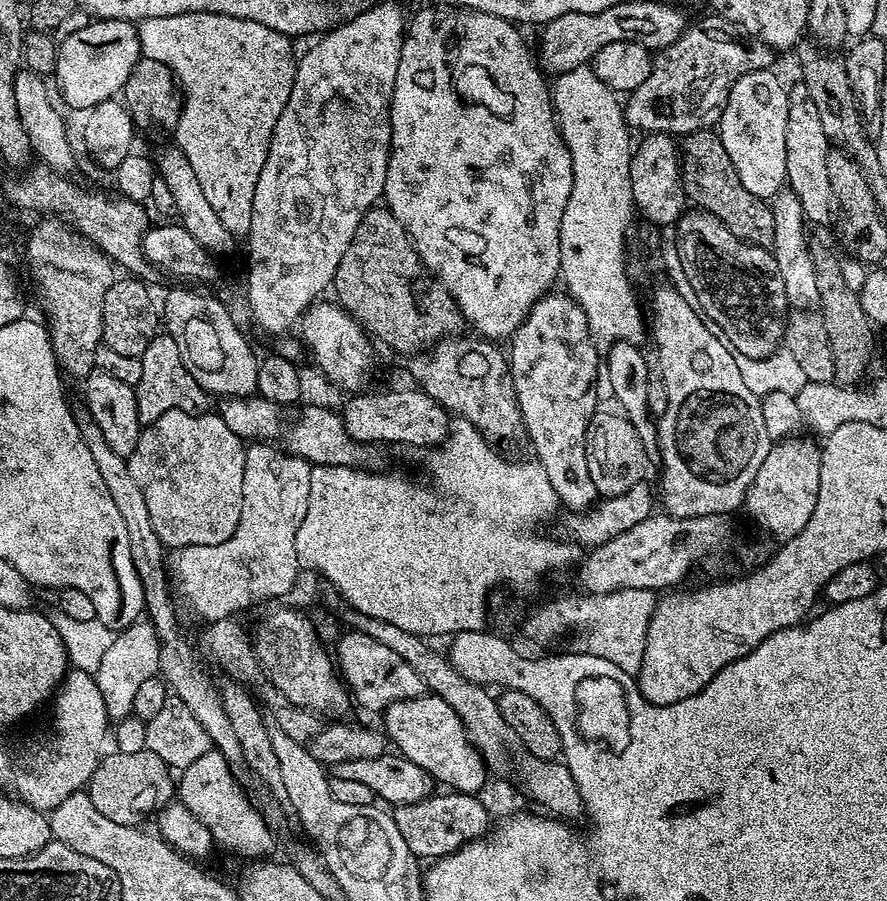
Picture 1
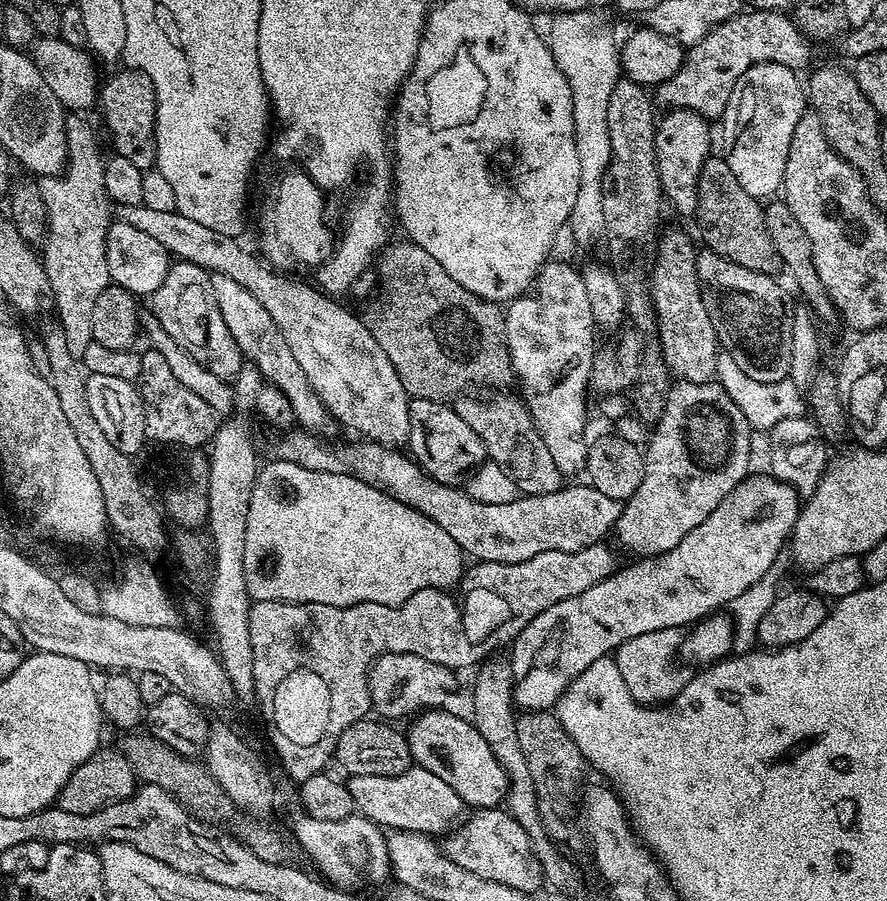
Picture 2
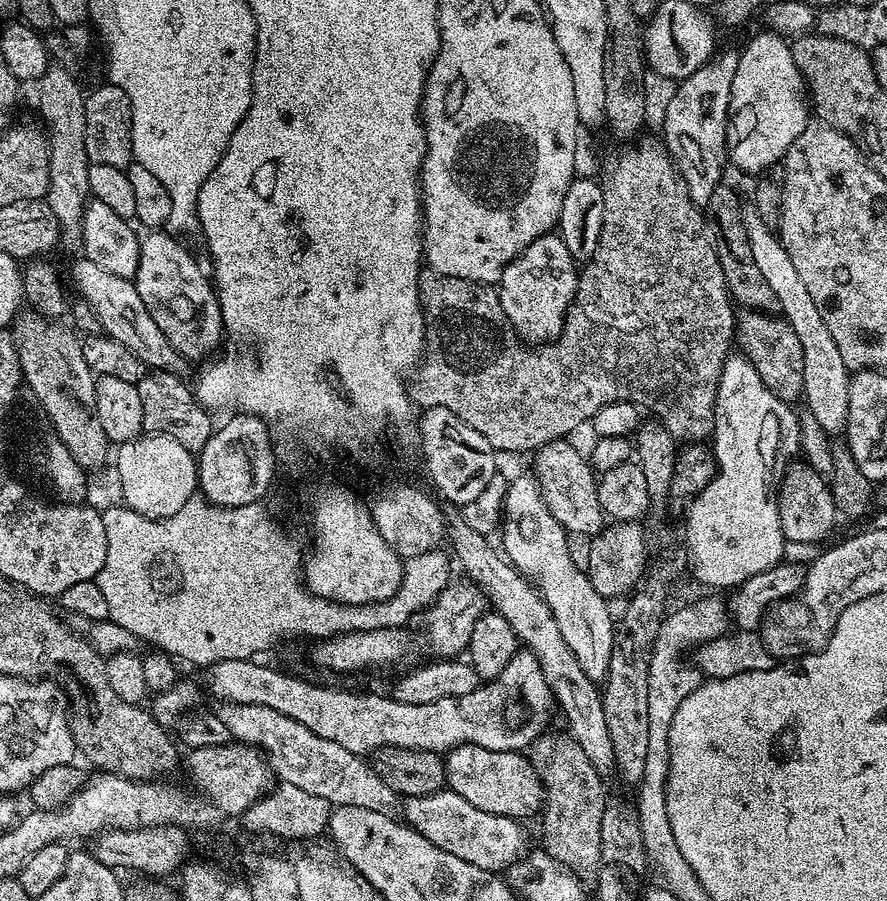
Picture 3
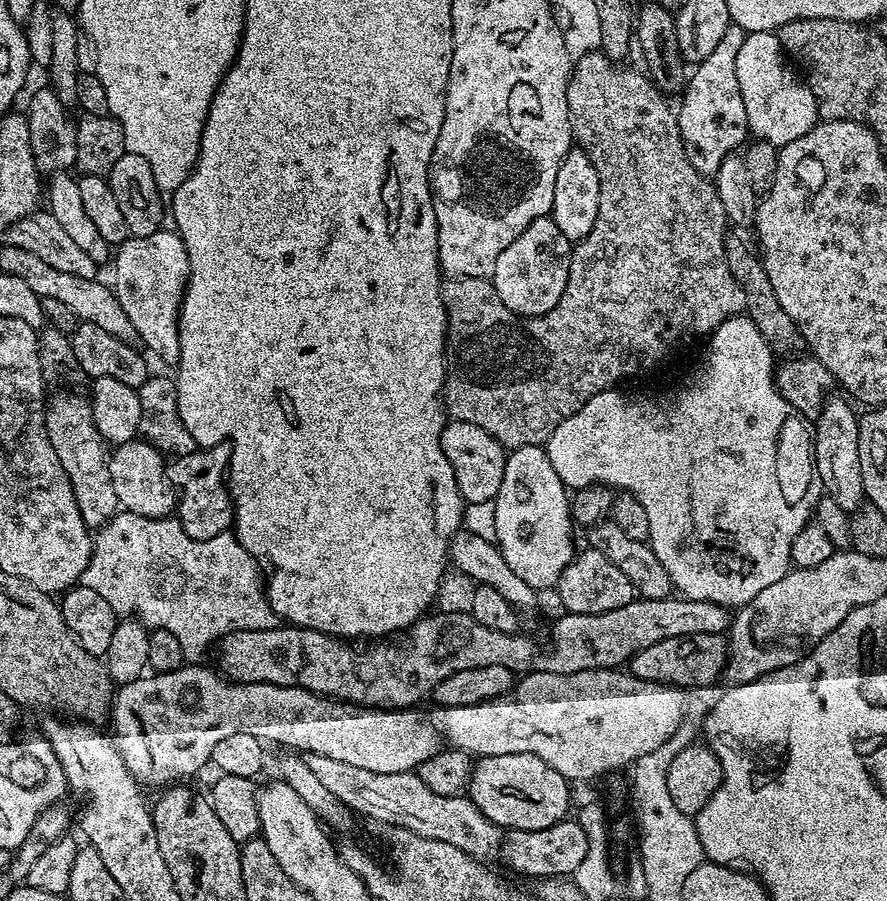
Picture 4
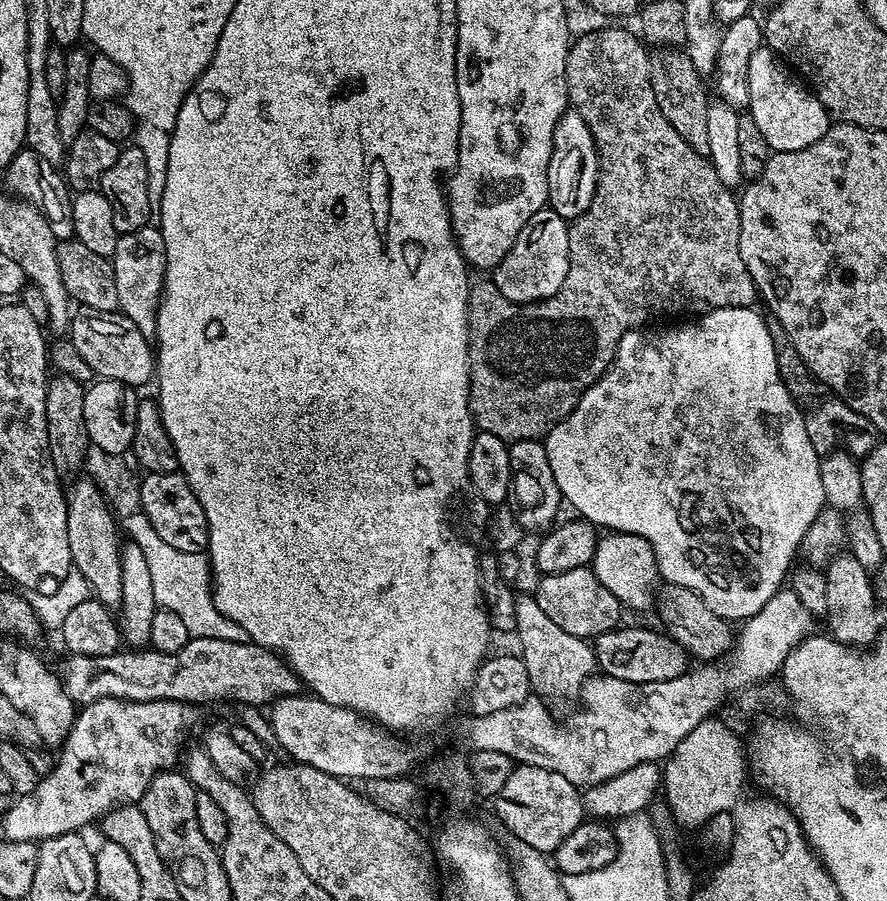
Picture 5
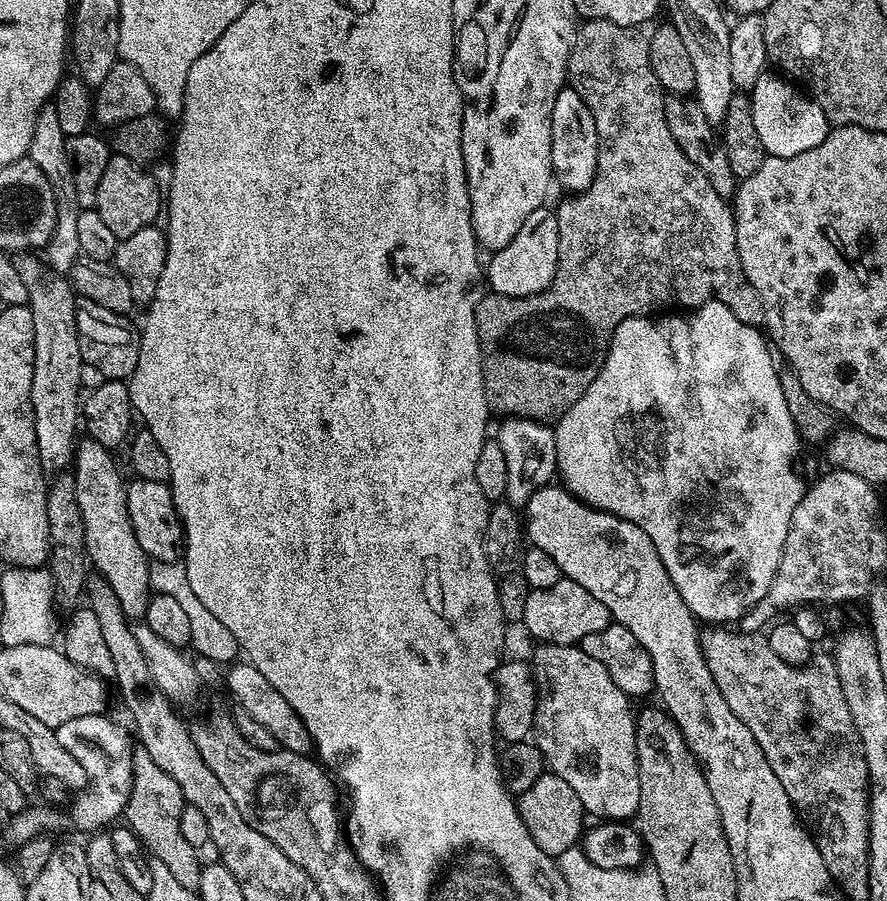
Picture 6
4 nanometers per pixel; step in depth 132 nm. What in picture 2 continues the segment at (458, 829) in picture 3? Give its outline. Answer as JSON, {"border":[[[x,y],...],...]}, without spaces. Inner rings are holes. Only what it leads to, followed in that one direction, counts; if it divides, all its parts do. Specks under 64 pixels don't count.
{"border":[[[413,766],[394,776],[380,774],[348,776],[346,783],[356,812],[384,830],[421,832],[436,838],[451,832],[461,819],[460,811],[465,811],[466,808],[464,800],[458,798],[458,794],[454,794],[454,790],[450,790],[450,786],[442,782],[442,778],[430,774],[430,770],[425,768]]]}

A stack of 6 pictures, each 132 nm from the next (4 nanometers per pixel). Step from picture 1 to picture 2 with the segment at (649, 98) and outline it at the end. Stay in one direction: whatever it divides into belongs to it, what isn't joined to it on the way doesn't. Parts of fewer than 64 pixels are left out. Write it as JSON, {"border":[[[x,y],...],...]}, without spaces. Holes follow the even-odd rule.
{"border":[[[741,10],[731,20],[722,22],[702,42],[691,45],[685,51],[682,66],[678,66],[678,72],[666,83],[659,85],[654,92],[654,100],[657,105],[665,104],[665,109],[685,108],[705,118],[723,117],[726,106],[730,102],[730,94],[736,83],[755,64],[774,62],[793,70],[800,70],[803,64],[811,65],[813,41],[803,36],[798,30],[795,19],[784,12],[771,12],[770,10]]]}

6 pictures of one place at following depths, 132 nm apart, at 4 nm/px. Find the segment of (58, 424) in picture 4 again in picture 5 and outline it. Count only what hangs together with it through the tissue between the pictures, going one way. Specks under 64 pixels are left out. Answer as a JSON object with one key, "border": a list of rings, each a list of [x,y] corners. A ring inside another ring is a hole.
{"border":[[[89,478],[80,479],[73,479],[66,488],[68,498],[66,534],[70,537],[72,566],[75,571],[82,574],[82,578],[86,578],[91,595],[105,608],[116,610],[122,602],[122,566],[120,565],[122,540],[119,540],[116,534],[118,522],[95,481]]]}

